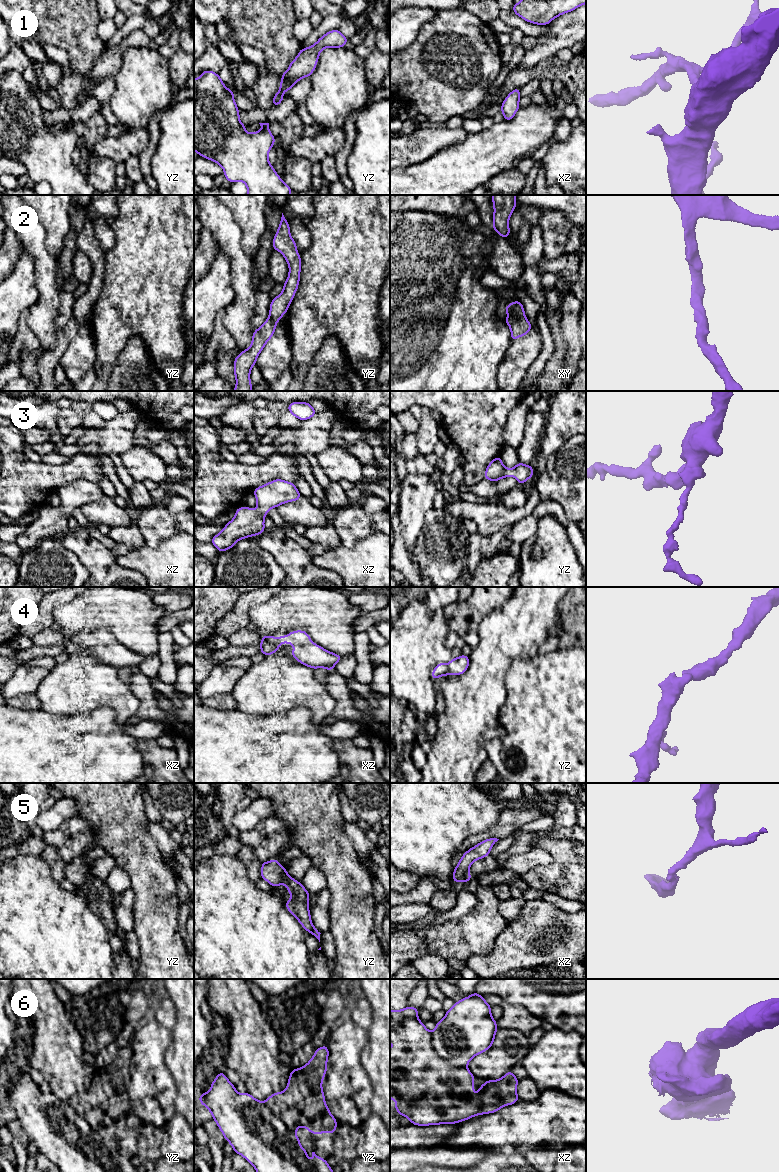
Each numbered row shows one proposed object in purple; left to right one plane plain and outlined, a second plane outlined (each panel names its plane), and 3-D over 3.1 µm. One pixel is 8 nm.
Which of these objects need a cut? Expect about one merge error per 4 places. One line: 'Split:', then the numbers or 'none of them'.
Split: 5

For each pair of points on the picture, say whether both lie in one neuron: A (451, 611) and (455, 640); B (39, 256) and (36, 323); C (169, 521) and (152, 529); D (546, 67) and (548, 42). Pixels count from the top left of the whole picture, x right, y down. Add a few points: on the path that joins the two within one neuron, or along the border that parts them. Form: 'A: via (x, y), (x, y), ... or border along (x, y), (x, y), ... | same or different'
A: border along (450, 629), (464, 643) | different
B: via (45, 273), (45, 306) | same
C: via (165, 524), (156, 525) | same
D: border along (555, 55), (543, 59), (532, 66), (525, 67) | different

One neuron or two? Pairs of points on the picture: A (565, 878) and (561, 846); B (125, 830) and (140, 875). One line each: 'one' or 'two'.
A: one
B: one

